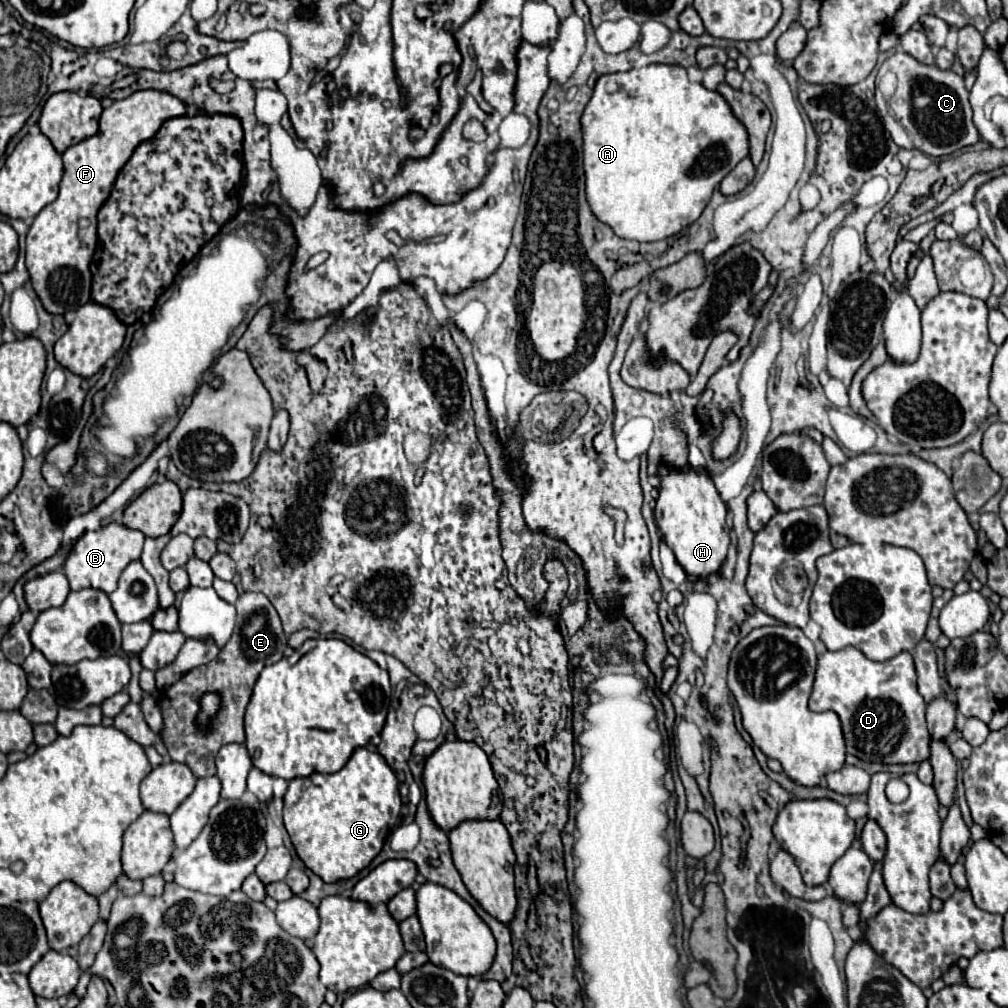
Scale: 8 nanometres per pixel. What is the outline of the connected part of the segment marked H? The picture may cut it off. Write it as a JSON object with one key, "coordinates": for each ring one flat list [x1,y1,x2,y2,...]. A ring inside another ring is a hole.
{"coordinates":[[660,465,658,475,660,495,654,509,656,525,666,545,674,551,676,561,688,575,706,577,720,571,730,547,730,529,726,525,726,503,720,499,714,481,708,475,698,475,692,467,674,471,674,467]]}

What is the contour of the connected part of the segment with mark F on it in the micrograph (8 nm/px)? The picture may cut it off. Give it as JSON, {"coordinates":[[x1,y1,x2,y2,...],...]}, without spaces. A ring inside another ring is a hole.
{"coordinates":[[154,89,136,91,102,111,96,135,62,153,64,177,60,181,58,199,36,215,26,237,26,267,30,281,48,313,64,315,90,301,90,259,96,249,96,213,108,199,118,171,130,159,138,143,154,137,164,121,182,117,184,113,186,105,170,93]]}

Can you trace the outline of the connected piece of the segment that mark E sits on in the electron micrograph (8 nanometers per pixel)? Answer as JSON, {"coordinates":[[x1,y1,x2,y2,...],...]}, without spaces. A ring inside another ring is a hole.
{"coordinates":[[242,593,236,601,236,611,236,629,226,647,222,647,222,651,218,653,218,659,202,667,194,667,194,671,182,675,178,683,162,691,158,701,164,717,164,729,160,737,168,749,168,755,172,757,172,761,188,765,196,777,216,775,214,757,222,745,244,743,244,713,250,703,254,683,266,665,272,665,284,657,284,649,288,647,288,637,282,631,278,613,266,595],[206,691,222,693,222,709,214,719,212,733,200,731,194,725,194,715,198,713,198,699],[208,759,212,759,212,765,208,765]]}

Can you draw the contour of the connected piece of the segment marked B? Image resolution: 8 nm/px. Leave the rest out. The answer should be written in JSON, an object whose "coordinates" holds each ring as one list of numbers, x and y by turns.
{"coordinates":[[108,523,106,527,102,527,100,531,86,531,72,547,72,551,66,557,64,563,64,573,70,581,70,589,72,591,80,591,86,587,92,589,100,589,104,593,112,593,120,573,126,569,126,565,134,559,140,559,142,553,142,545,144,545,144,533,128,529,120,523]]}

